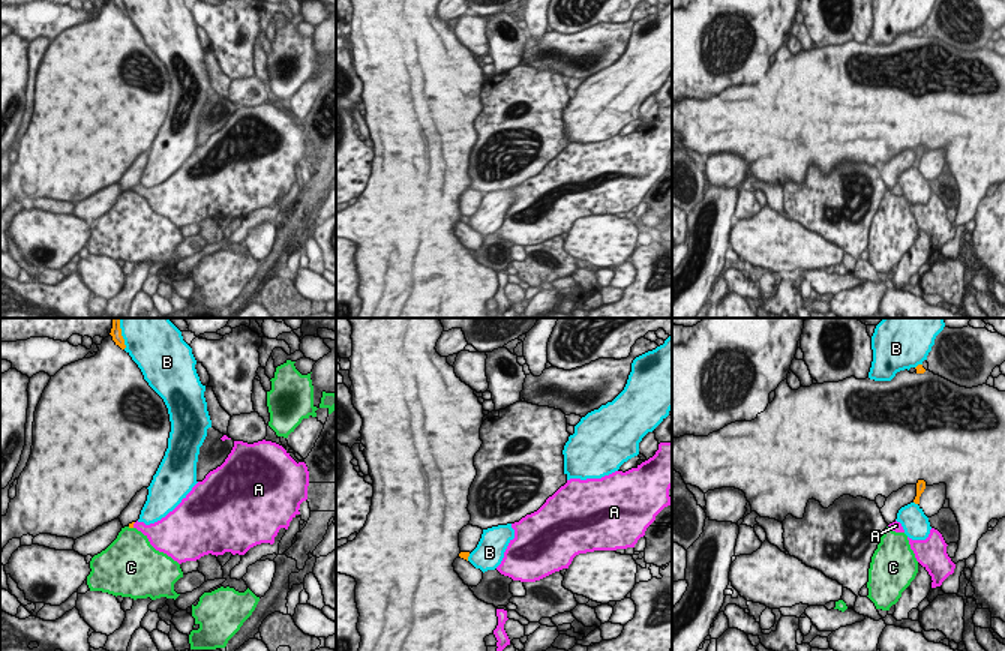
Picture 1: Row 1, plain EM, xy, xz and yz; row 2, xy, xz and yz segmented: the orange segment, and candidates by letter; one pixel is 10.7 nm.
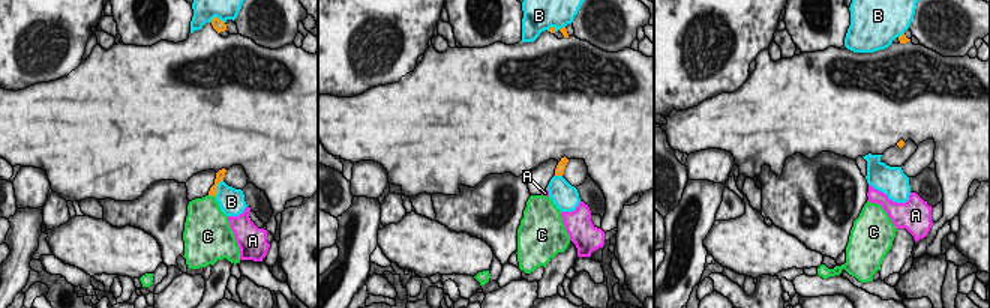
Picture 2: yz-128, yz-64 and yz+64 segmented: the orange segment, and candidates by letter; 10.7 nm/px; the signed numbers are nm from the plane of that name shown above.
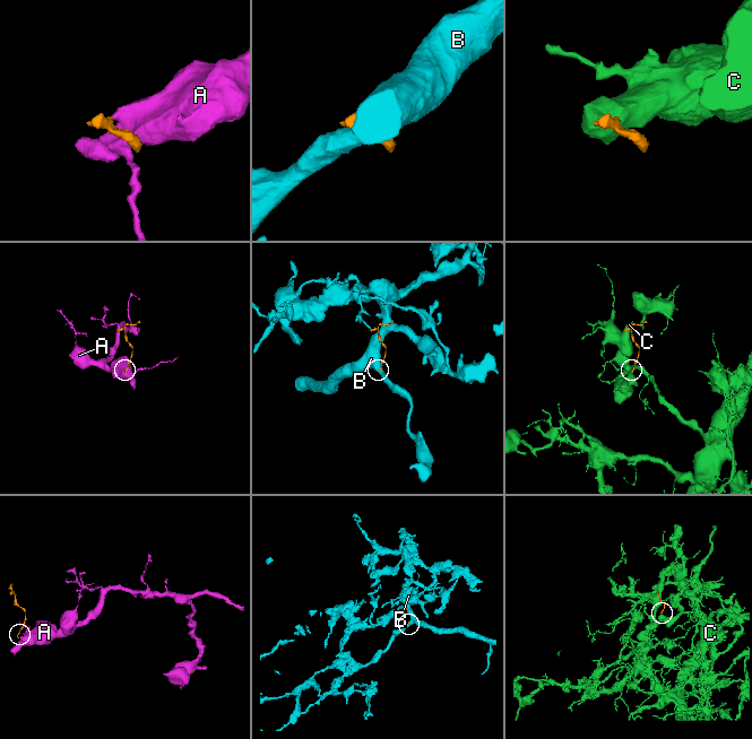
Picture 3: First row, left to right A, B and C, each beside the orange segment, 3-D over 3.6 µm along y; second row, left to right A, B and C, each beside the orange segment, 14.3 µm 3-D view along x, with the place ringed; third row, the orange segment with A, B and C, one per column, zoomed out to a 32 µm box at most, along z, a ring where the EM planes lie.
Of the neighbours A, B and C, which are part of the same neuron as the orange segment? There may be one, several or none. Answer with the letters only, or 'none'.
A

